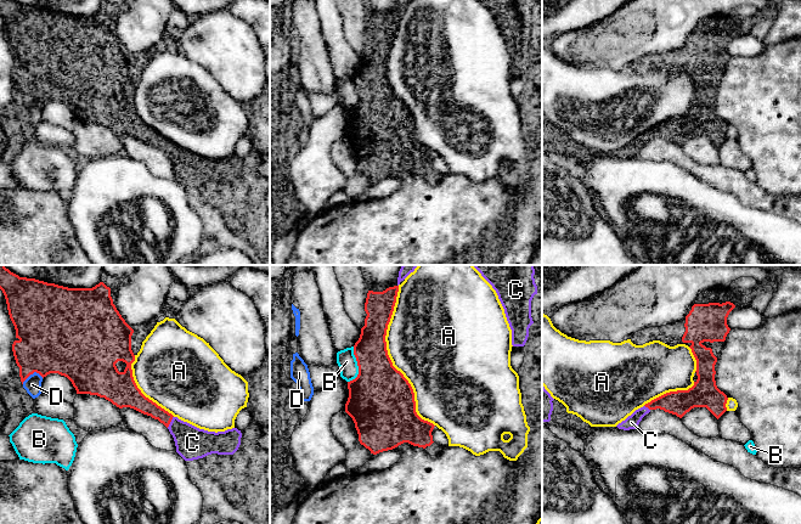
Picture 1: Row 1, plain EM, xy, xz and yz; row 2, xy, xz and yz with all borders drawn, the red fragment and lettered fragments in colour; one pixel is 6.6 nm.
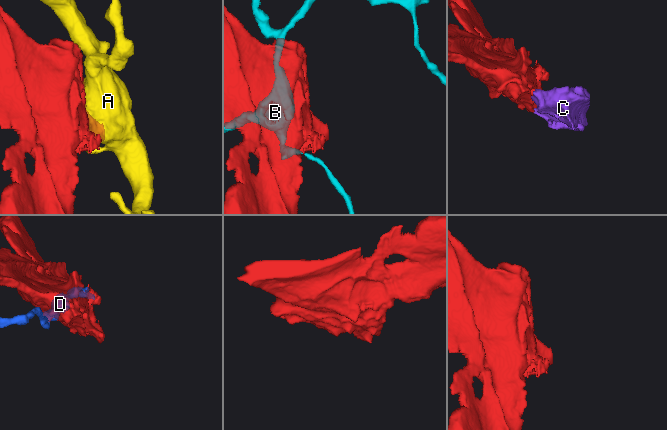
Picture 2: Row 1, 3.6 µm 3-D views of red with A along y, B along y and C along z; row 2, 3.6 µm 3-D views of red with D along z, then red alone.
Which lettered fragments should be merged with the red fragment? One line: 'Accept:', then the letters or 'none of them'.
Accept: C

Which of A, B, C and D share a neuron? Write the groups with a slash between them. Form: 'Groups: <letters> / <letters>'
Groups: A / B / C / D

